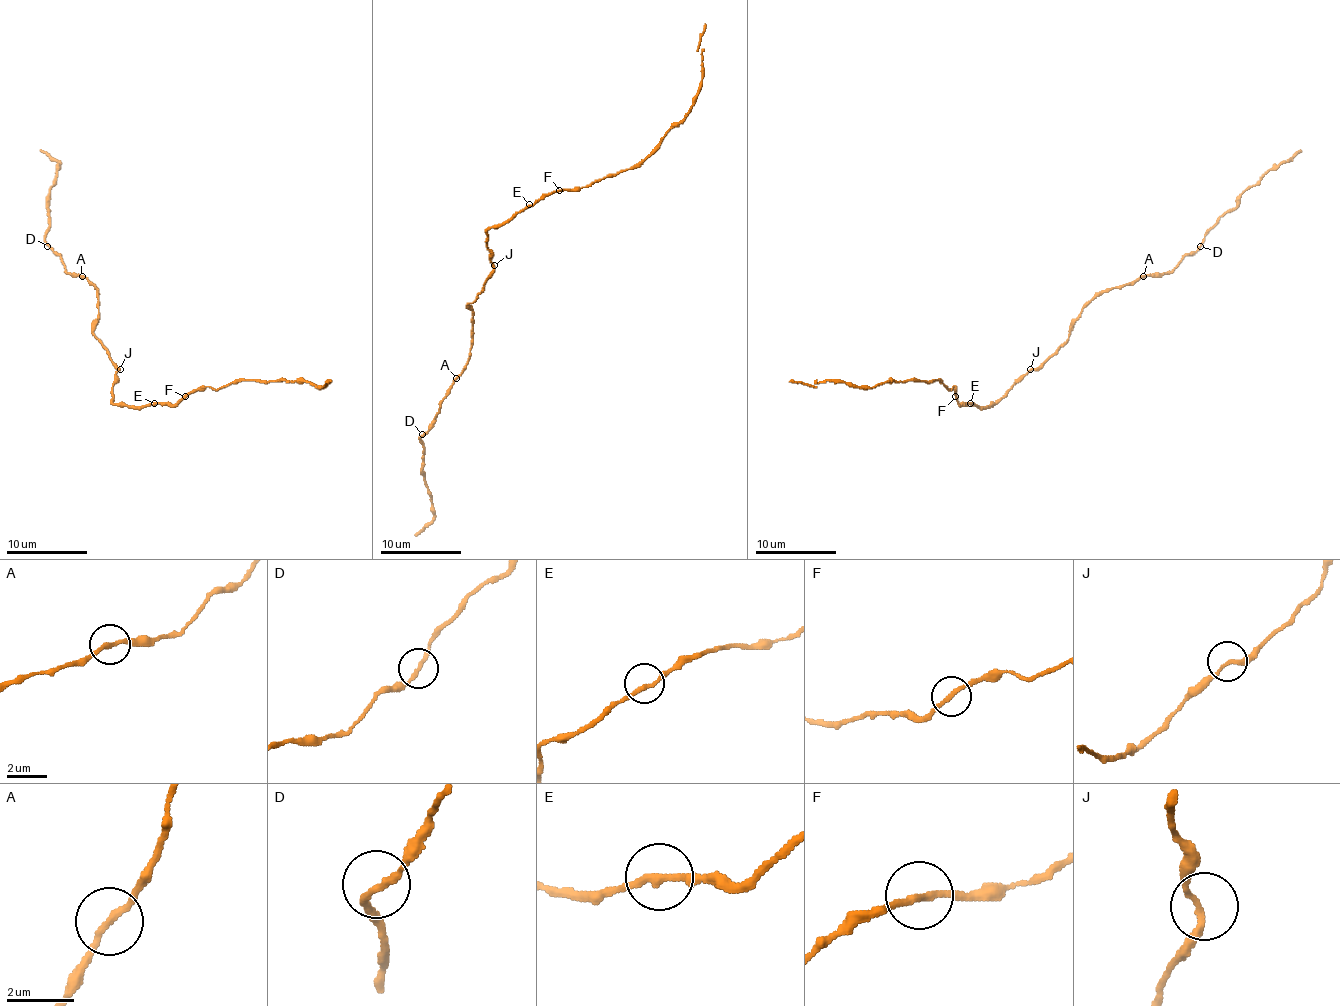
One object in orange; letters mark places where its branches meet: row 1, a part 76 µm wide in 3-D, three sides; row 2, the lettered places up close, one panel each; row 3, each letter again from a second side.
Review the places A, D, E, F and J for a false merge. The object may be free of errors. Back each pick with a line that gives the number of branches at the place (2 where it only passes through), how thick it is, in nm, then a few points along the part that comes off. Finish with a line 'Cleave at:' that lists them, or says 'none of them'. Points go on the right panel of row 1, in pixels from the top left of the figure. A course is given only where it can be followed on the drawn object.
Cleave at: none of them

